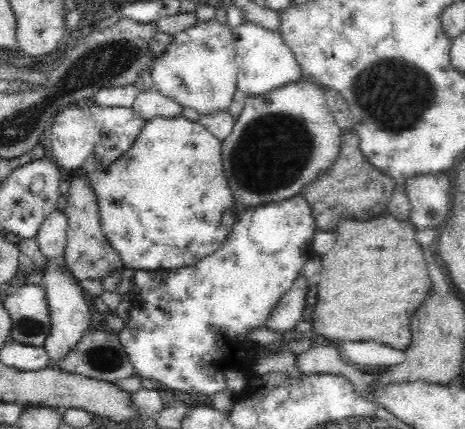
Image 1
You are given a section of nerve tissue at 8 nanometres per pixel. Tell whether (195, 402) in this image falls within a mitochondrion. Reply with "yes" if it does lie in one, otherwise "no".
no

